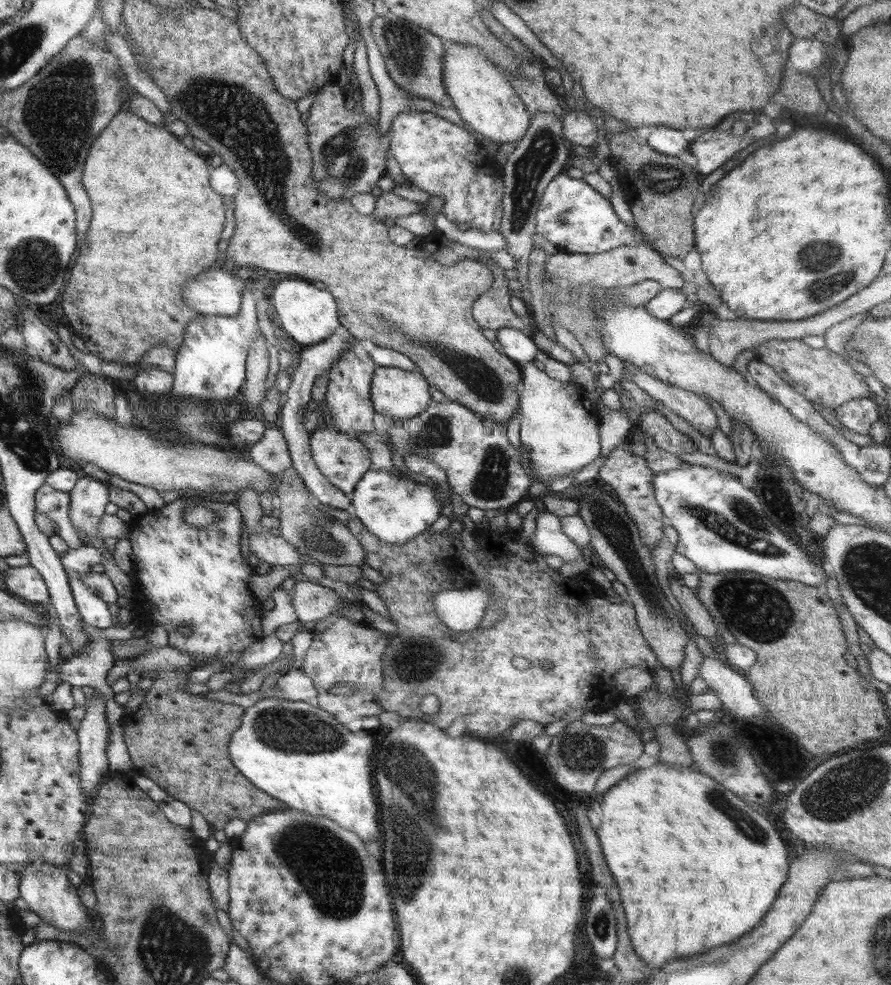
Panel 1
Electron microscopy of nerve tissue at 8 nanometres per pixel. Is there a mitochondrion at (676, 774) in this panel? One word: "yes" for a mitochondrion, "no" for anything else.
no

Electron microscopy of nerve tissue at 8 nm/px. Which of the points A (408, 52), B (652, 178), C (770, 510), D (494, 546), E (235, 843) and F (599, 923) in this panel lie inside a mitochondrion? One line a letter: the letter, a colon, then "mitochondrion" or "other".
A: mitochondrion
B: mitochondrion
C: mitochondrion
D: other
E: other
F: mitochondrion

